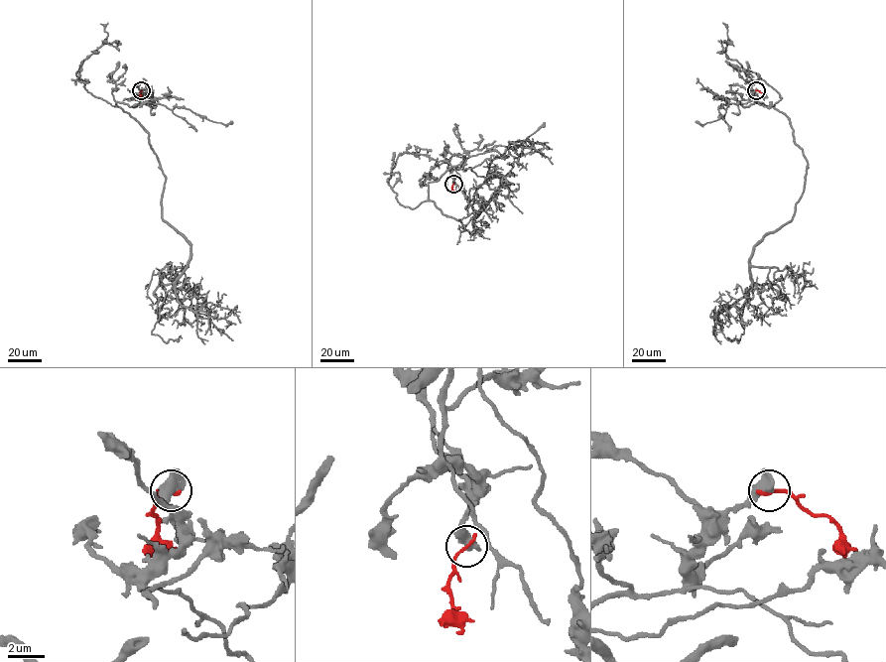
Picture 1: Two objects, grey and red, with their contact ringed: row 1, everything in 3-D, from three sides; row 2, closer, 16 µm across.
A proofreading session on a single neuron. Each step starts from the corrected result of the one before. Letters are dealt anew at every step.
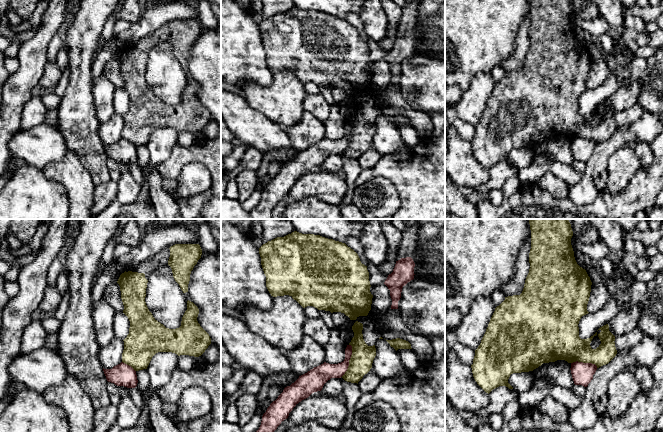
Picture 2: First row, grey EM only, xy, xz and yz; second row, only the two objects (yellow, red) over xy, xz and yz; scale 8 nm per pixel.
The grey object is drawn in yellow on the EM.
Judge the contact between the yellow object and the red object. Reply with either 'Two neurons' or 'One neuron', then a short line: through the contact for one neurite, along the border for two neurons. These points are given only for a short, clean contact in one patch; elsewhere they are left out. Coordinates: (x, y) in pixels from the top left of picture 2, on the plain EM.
Two neurons. Line: xz (350, 120), (351, 133), (349, 141), (341, 152)

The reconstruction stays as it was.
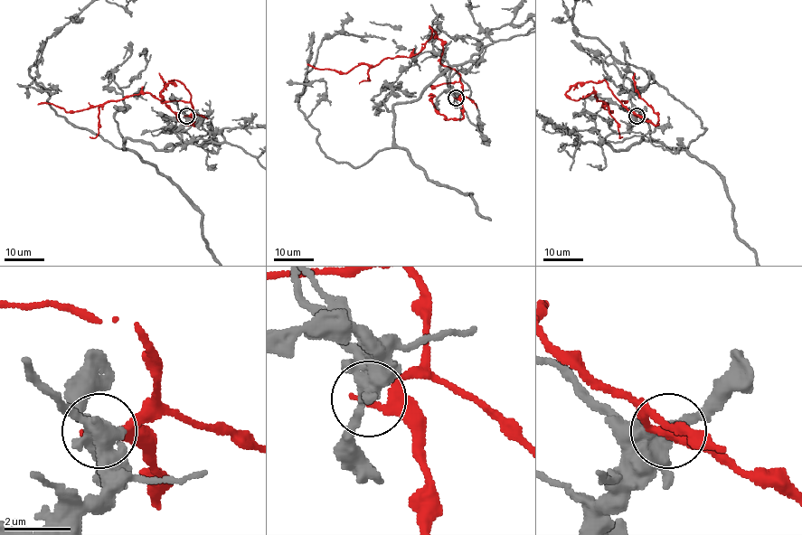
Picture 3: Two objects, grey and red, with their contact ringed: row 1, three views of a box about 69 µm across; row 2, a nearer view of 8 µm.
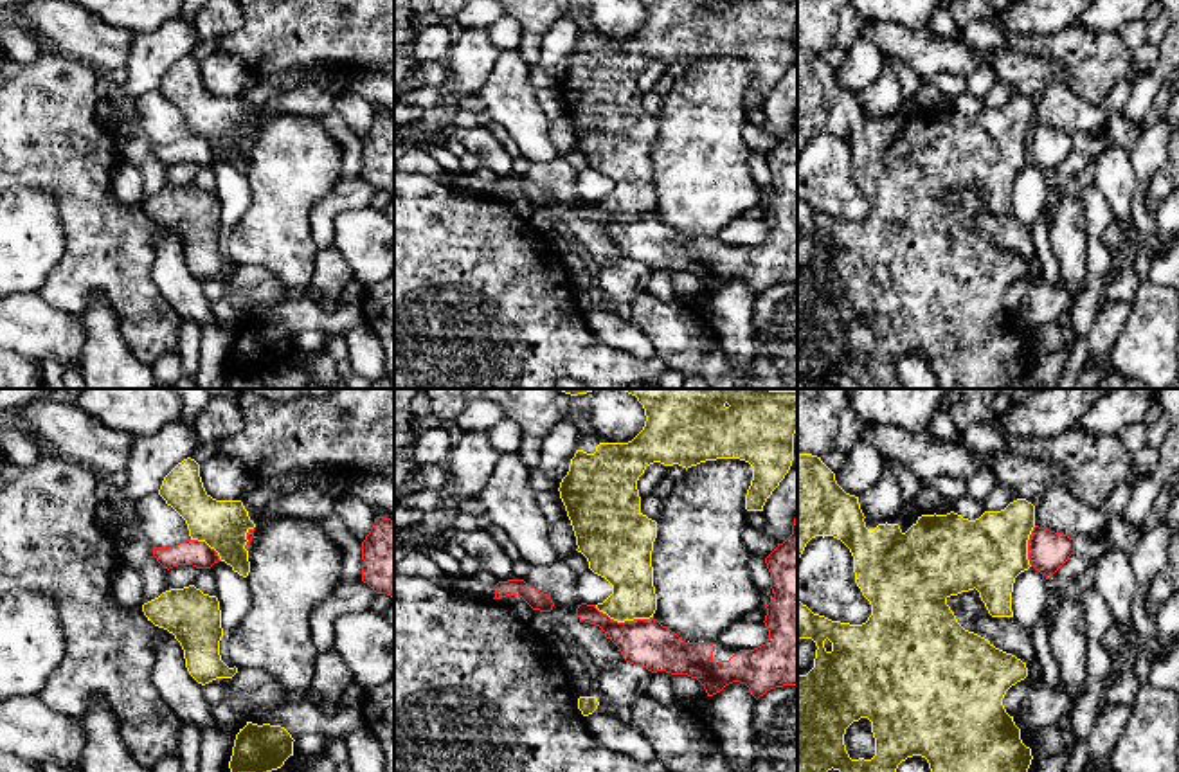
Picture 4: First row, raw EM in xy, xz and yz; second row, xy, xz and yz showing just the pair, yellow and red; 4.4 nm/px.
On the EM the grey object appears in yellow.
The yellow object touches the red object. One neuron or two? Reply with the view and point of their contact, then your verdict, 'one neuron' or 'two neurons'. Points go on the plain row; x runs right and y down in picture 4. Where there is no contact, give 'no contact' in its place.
meets yellow in xz at (623, 218); two neurons

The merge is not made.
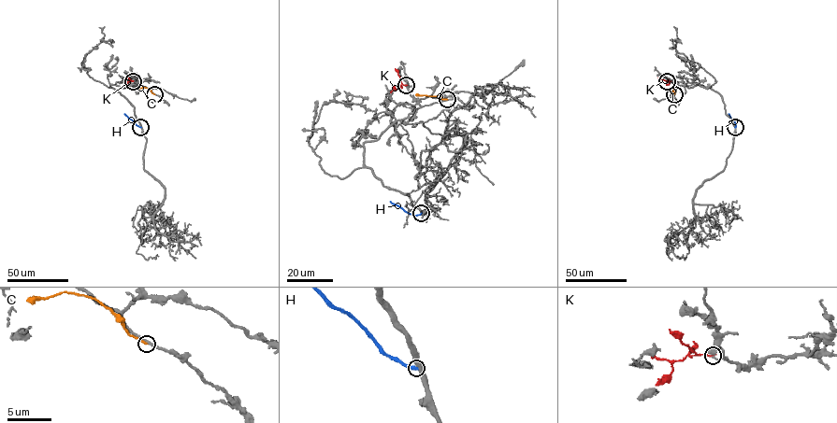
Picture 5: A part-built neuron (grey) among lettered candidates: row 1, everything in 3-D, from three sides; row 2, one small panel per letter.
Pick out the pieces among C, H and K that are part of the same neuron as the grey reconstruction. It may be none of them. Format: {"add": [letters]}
{"add": []}

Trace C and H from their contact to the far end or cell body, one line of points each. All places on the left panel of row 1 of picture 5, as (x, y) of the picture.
C: (154, 94), (147, 88), (137, 89)
H: (141, 127), (124, 113)

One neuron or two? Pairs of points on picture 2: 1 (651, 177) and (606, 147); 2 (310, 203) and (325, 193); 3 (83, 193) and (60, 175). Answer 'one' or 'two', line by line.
1: two
2: two
3: one

